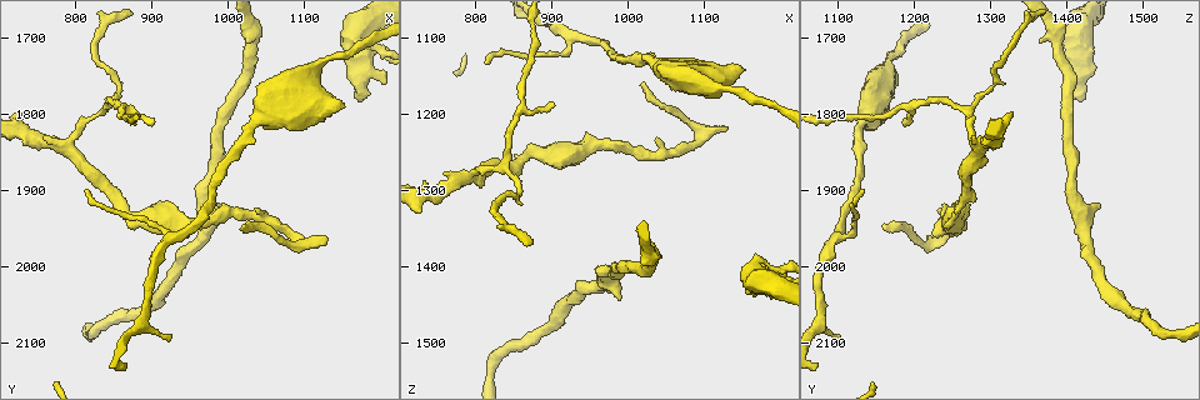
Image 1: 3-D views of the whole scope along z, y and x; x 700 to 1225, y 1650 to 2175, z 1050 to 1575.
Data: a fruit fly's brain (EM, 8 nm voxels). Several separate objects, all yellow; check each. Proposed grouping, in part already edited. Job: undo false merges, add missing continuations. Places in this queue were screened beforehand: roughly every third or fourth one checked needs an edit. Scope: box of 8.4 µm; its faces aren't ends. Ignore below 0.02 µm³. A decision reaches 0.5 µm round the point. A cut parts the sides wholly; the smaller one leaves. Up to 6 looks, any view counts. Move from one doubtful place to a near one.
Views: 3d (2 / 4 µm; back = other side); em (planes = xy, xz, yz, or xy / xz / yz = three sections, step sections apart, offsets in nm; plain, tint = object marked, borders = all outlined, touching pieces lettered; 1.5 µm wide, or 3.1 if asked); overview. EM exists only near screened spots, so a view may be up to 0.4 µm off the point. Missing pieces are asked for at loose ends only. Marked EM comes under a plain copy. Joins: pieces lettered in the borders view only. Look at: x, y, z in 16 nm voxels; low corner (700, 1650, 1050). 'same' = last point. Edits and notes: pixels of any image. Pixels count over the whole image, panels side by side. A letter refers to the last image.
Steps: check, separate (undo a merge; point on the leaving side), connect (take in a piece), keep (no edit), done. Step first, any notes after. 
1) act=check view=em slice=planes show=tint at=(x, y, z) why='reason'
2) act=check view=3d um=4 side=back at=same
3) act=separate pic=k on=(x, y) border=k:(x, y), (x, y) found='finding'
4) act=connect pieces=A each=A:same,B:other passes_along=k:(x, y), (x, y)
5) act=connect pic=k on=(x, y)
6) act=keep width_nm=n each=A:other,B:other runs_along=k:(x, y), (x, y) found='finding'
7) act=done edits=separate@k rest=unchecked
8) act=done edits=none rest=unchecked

act=check view=em slice=xy step=4 show=tint at=(925, 2090, 1105) why='free end'

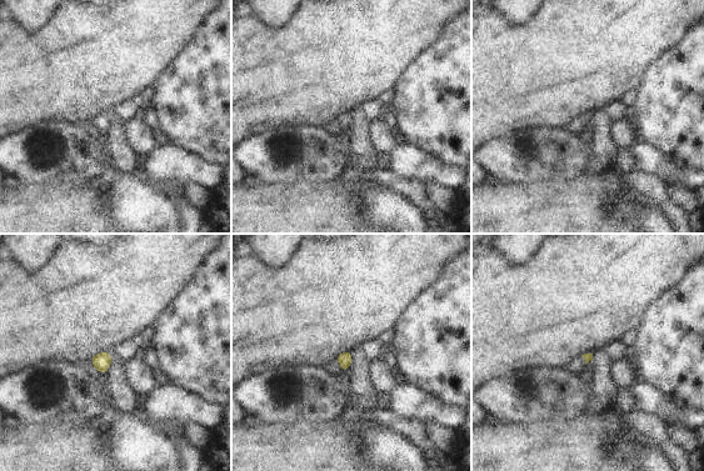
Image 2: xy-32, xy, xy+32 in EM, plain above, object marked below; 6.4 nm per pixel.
act=check view=em slice=planes show=borders at=same why='cut it another way'

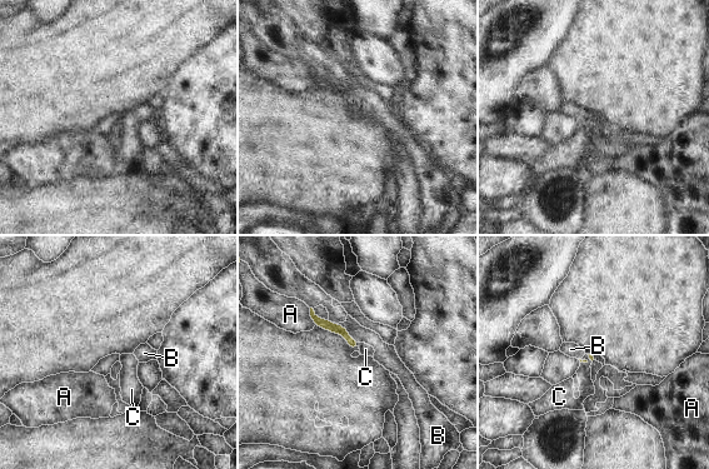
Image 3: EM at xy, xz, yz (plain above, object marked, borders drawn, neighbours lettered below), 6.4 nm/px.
act=keep each=A:other,B:other,C:other border=3:(357, 343), (359, 347) found='none of them fits'

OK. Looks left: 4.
act=check view=em slice=planes show=tint at=(1090, 1970, 1230) why='abrupt turn'

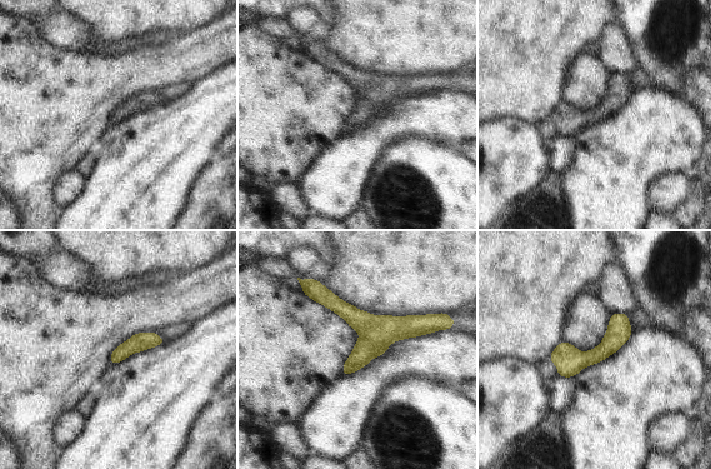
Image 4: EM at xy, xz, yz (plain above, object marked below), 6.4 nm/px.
act=check view=em slice=planes show=borders at=same

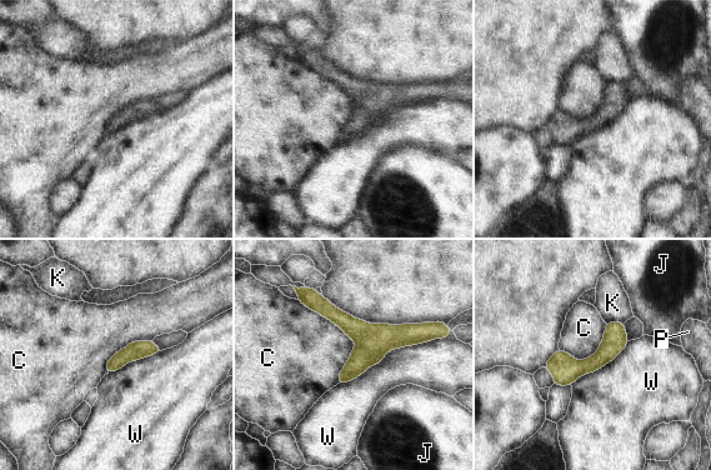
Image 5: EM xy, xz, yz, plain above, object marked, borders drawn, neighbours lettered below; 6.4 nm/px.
act=keep width_nm=120 each=C:other,J:other,K:other,P:other,W:other border=5:(298, 300), (356, 344), (339, 383) found='one neuron here'

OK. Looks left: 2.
act=check view=em slice=xz step=4 show=borders at=(1175, 1780, 1420) why='stops while still wide'

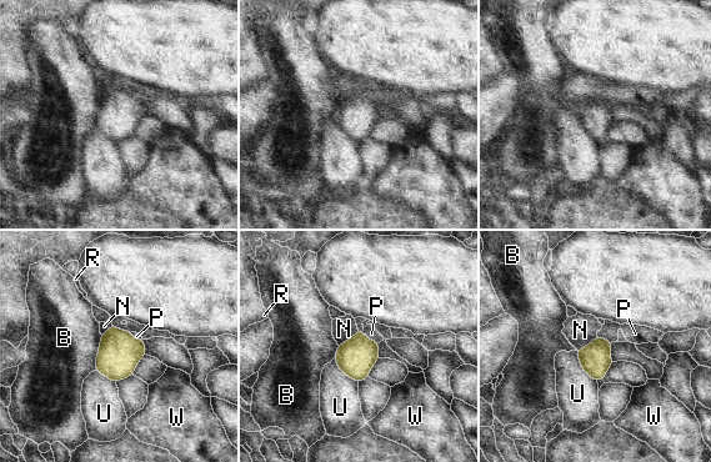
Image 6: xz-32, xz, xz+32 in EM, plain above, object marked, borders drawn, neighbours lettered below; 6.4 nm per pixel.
act=check view=em slice=planes show=borders at=same why='cut it another way'

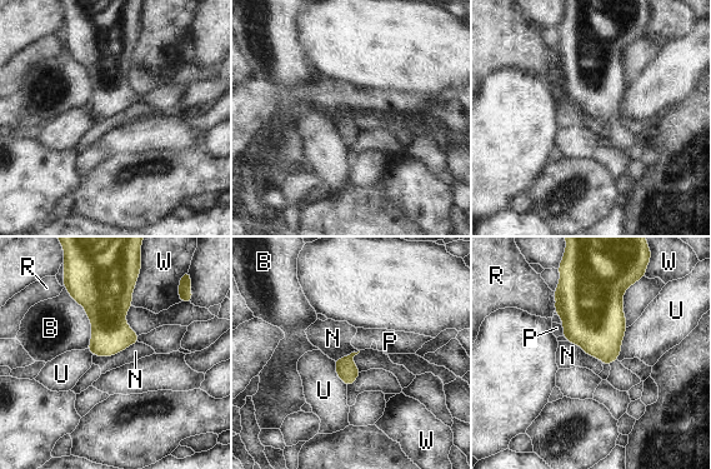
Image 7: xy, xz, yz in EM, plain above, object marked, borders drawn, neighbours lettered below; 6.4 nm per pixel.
act=keep each=B:other,N:other,P:other,R:other,U:other,W:other found='no lettered piece goes on from it'

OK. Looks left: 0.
act=done edits=none rest=unchecked

